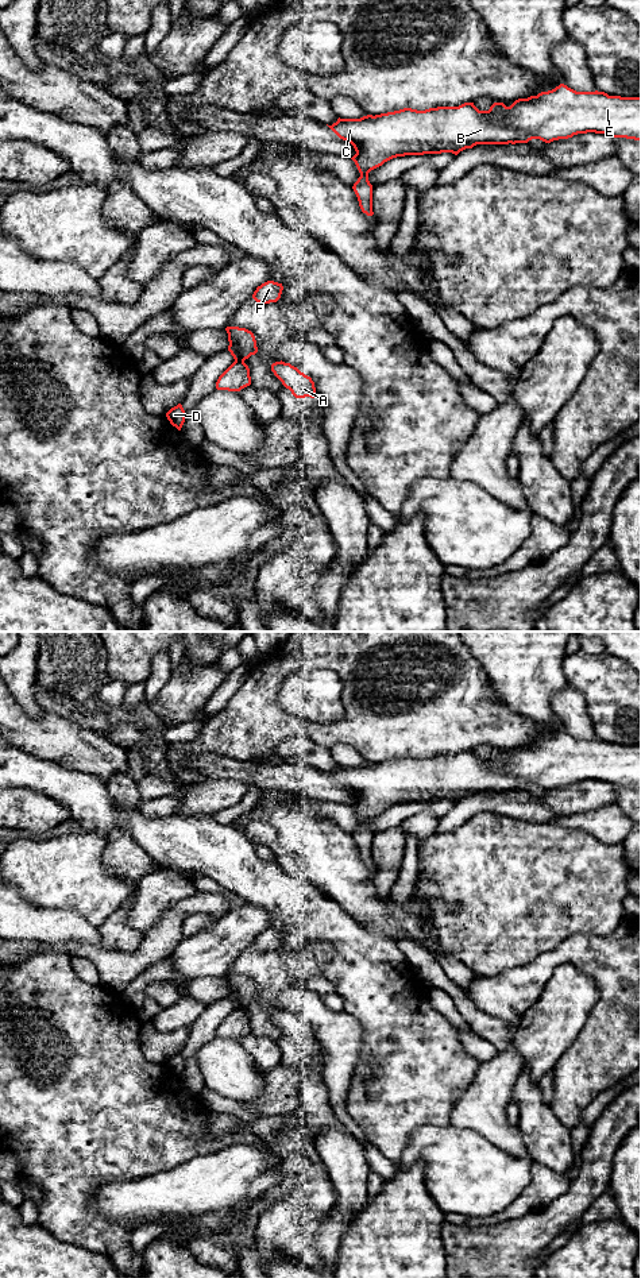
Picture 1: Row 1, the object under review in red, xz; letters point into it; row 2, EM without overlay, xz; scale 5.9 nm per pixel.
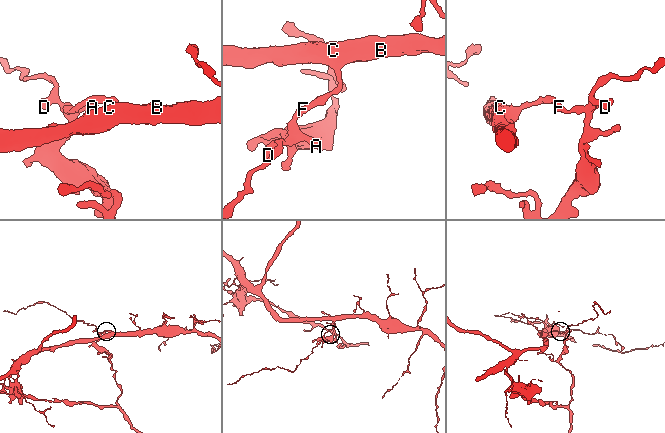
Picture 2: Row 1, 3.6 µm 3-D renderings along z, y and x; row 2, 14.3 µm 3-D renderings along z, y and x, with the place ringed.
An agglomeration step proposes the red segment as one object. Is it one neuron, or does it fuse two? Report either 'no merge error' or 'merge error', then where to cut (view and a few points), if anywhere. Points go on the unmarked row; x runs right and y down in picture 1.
merge error; cut in xz along (235, 1007), (243, 1010)

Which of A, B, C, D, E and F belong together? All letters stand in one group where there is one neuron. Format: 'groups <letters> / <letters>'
groups A B C E F / D

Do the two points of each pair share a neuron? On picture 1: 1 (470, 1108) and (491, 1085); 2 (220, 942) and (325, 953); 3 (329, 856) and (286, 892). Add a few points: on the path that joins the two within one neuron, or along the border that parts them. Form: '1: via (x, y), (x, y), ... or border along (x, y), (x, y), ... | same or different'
1: via (475, 1103), (487, 1091) | same
2: border along (251, 943), (234, 960), (230, 970) | different
3: border along (275, 863), (286, 872), (305, 877), (328, 898) | different

